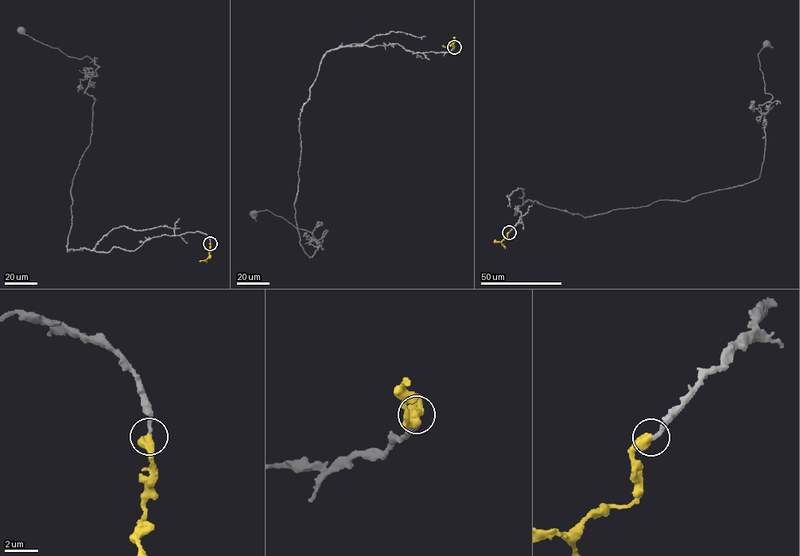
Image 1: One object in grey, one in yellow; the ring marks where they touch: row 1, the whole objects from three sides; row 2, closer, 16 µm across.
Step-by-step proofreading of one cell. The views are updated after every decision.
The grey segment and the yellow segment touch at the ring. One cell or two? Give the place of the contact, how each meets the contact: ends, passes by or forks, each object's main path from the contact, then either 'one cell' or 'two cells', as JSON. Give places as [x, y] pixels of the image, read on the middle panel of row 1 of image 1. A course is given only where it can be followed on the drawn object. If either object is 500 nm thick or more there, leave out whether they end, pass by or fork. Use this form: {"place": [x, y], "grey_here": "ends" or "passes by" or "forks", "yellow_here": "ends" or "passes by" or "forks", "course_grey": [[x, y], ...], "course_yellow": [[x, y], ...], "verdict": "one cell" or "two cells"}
{"place": [454, 47], "course_grey": [[454, 47], [326, 52], [300, 110], [294, 204], [309, 258], [327, 232], [316, 239], [254, 212]], "course_yellow": [[454, 47], [452, 44], [442, 45]], "verdict": "one cell"}

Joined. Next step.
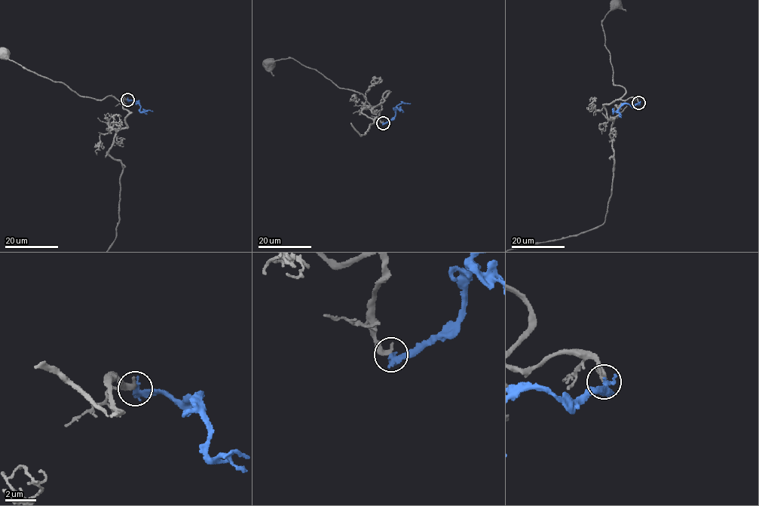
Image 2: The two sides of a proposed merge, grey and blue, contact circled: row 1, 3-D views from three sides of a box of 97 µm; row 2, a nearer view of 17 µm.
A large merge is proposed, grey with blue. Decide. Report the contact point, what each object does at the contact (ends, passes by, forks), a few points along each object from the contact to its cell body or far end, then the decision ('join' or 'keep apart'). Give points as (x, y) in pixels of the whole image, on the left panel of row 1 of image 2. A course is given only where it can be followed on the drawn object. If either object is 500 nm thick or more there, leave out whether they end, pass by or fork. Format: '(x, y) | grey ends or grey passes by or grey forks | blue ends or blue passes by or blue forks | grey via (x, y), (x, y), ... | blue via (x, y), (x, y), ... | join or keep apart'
(127, 99) | grey ends | blue passes by | grey via (127, 100), (123, 97), (123, 104), (110, 96), (102, 99), (80, 96), (64, 84), (29, 71), (4, 54) | blue via (127, 99), (139, 101), (141, 111), (153, 111) | keep apart

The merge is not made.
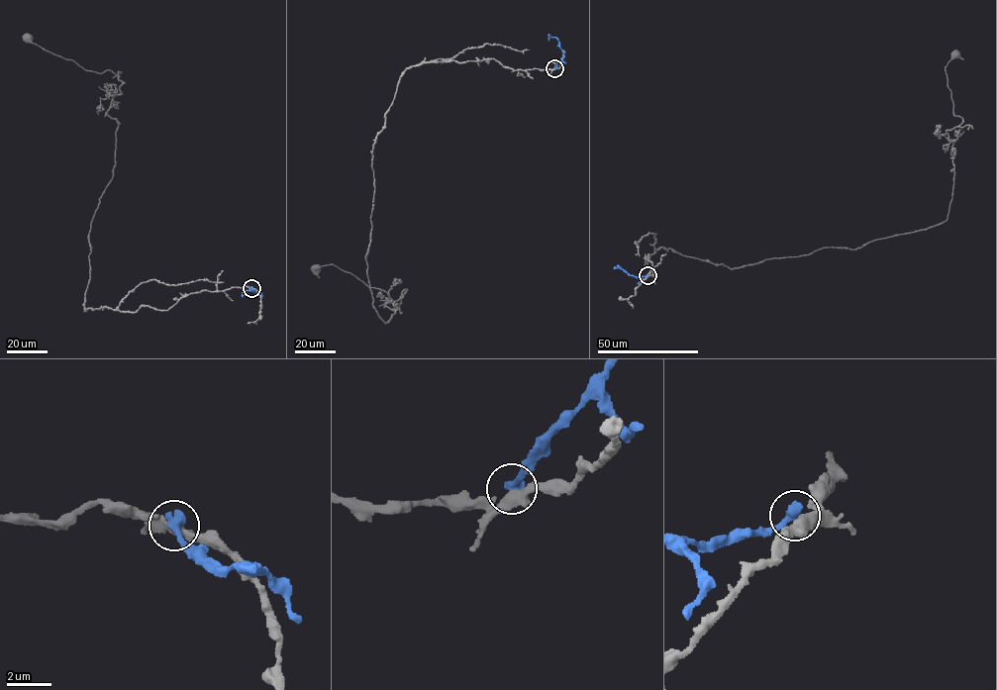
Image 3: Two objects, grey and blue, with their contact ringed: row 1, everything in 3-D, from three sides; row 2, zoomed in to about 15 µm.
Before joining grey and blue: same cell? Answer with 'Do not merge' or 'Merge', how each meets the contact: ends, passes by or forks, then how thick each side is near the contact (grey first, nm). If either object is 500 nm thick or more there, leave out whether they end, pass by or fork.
Do not merge. Thickness 400 nm (grey) against 500 nm

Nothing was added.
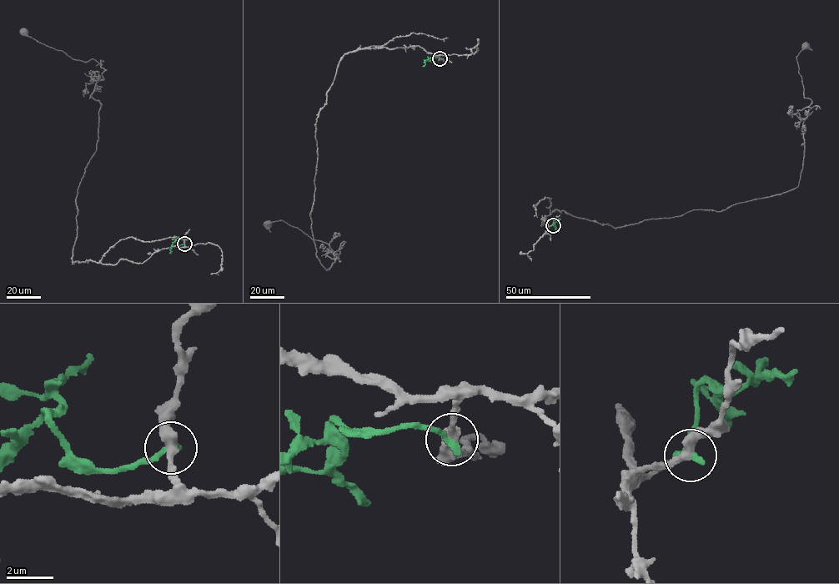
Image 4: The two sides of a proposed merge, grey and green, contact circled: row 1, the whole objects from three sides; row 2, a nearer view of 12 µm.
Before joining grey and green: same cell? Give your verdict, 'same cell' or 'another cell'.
another cell

